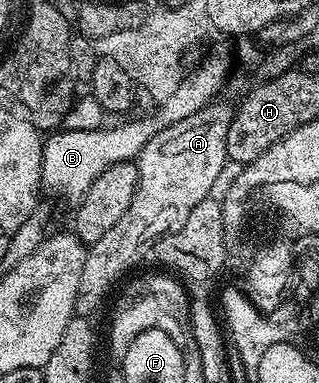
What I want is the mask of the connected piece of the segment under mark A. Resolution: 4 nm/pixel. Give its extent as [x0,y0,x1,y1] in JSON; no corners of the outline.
[76,100,234,316]

